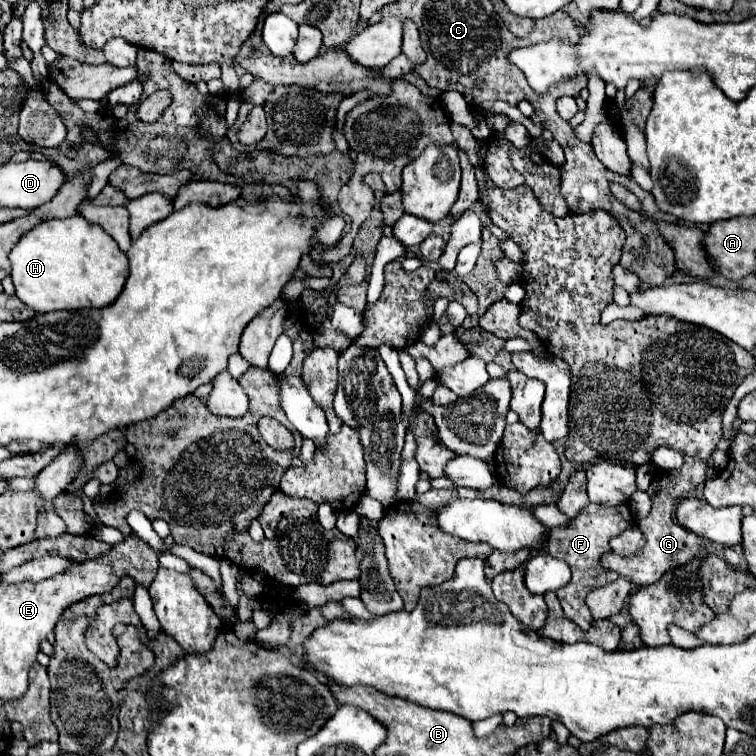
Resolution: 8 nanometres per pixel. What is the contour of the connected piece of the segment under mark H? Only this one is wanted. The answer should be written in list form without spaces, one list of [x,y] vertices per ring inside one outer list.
[[[82,216],[46,220],[26,232],[10,252],[16,296],[34,312],[102,308],[112,304],[128,278],[128,260],[112,236]]]

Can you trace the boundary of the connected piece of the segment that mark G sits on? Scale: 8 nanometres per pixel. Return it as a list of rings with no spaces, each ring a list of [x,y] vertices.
[[[684,454],[684,464],[676,470],[668,470],[668,472],[656,472],[652,478],[650,488],[646,490],[650,500],[652,500],[652,510],[648,516],[636,520],[636,526],[640,528],[640,532],[644,534],[646,542],[644,548],[632,556],[618,556],[616,552],[608,552],[602,556],[602,566],[608,570],[616,570],[618,574],[630,578],[636,586],[646,586],[646,584],[654,584],[656,580],[662,578],[662,574],[668,568],[674,566],[682,566],[688,560],[692,560],[698,554],[704,554],[704,538],[688,532],[686,528],[682,528],[676,520],[674,520],[674,510],[678,506],[680,500],[684,500],[688,496],[688,492],[696,490],[698,484],[704,484],[706,480],[710,480],[712,476],[708,474],[710,466],[706,460],[698,460],[692,456]]]

